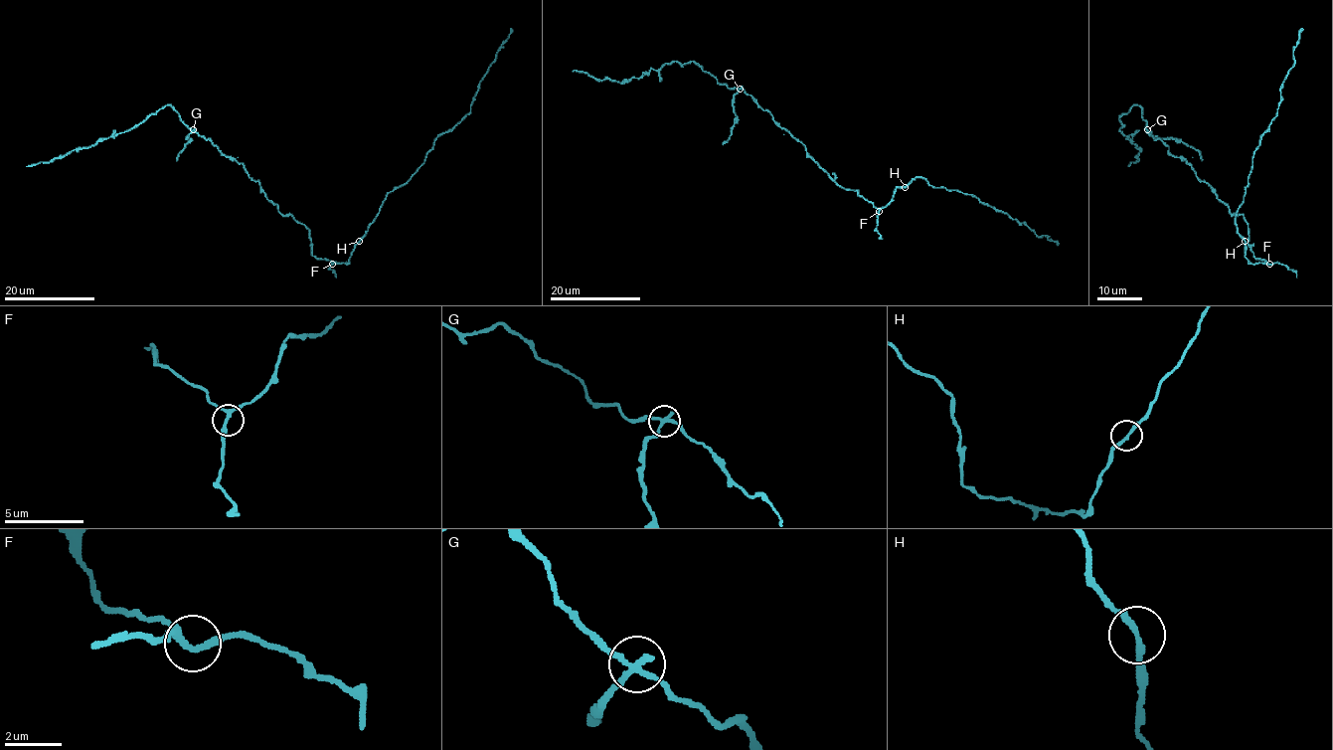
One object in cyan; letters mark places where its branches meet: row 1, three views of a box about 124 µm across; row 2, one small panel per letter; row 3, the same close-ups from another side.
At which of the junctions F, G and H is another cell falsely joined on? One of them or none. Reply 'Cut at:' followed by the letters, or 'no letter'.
Cut at: G

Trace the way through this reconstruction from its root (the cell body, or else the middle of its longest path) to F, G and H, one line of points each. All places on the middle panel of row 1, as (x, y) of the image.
F: (847, 190), (857, 190), (858, 195), (879, 211)
G: (847, 190), (837, 184), (769, 111), (763, 110), (749, 94), (740, 89)
H: (847, 190), (857, 190), (858, 195), (874, 207), (882, 208), (891, 200), (897, 186), (905, 186)

